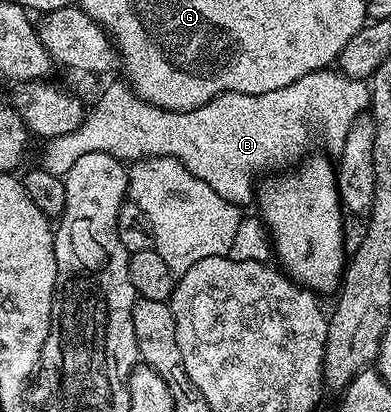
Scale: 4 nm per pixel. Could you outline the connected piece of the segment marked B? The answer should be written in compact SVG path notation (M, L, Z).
M335 69L314 71L301 77L285 89L273 93L246 95L226 91L213 101L201 105L192 111L166 111L149 100L143 99L122 82L111 83L103 91L103 96L95 103L95 108L86 112L79 128L68 135L58 135L55 139L46 140L41 165L49 173L64 176L73 165L73 161L85 157L85 153L109 153L115 159L139 161L152 157L168 157L177 160L186 167L195 178L205 181L214 191L228 199L230 203L244 205L252 202L256 190L255 174L266 167L279 167L290 159L298 160L304 154L307 142L311 139L311 130L319 135L334 149L345 145L345 137L359 115L368 110L371 92L368 84L362 79L351 79Z

